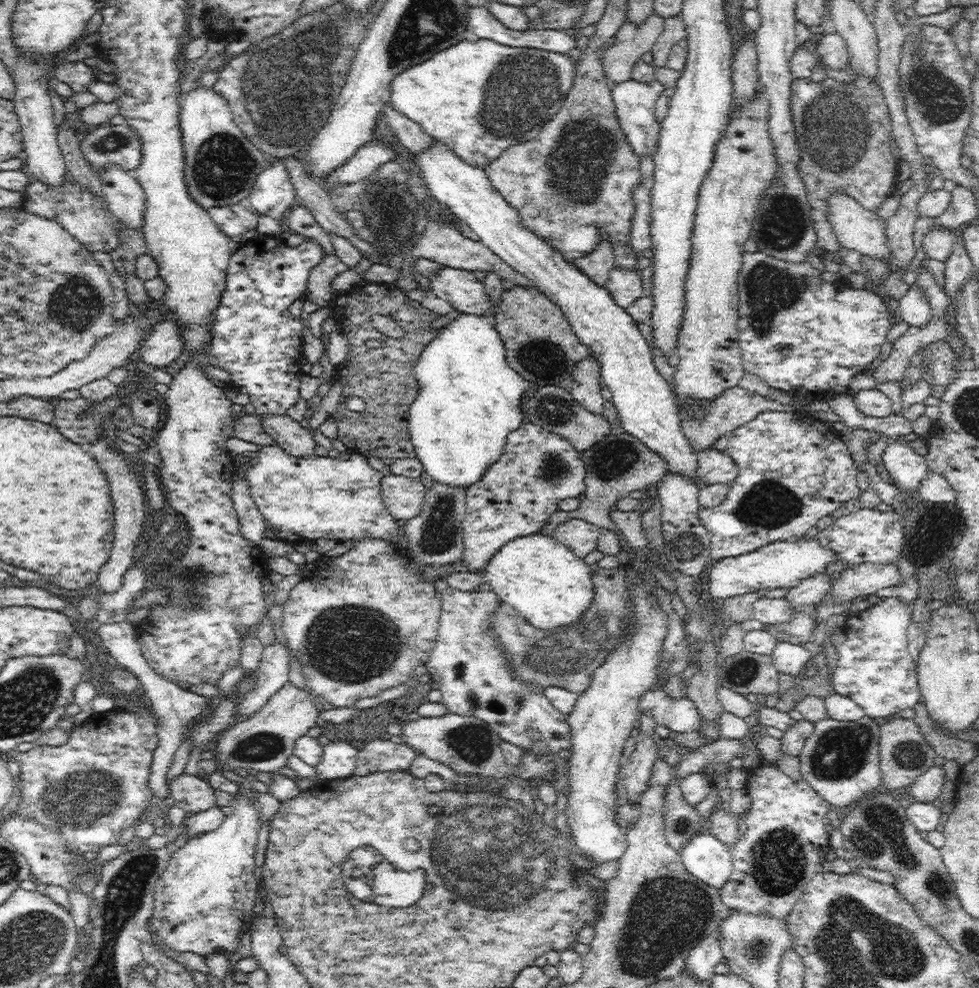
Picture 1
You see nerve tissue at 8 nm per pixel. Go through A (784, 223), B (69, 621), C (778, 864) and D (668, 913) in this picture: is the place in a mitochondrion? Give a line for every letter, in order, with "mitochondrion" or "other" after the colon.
A: mitochondrion
B: other
C: mitochondrion
D: mitochondrion

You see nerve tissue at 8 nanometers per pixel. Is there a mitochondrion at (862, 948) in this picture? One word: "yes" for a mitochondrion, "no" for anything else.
yes

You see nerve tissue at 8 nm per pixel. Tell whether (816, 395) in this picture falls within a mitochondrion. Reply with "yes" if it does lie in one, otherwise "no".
no

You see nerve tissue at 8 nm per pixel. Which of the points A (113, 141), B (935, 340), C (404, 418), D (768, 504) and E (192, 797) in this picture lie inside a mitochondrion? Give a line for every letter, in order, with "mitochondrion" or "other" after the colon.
A: mitochondrion
B: other
C: other
D: mitochondrion
E: other

